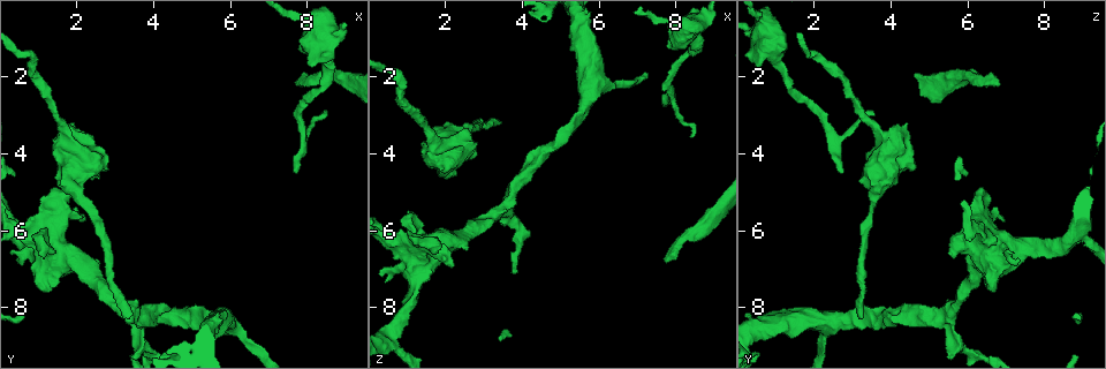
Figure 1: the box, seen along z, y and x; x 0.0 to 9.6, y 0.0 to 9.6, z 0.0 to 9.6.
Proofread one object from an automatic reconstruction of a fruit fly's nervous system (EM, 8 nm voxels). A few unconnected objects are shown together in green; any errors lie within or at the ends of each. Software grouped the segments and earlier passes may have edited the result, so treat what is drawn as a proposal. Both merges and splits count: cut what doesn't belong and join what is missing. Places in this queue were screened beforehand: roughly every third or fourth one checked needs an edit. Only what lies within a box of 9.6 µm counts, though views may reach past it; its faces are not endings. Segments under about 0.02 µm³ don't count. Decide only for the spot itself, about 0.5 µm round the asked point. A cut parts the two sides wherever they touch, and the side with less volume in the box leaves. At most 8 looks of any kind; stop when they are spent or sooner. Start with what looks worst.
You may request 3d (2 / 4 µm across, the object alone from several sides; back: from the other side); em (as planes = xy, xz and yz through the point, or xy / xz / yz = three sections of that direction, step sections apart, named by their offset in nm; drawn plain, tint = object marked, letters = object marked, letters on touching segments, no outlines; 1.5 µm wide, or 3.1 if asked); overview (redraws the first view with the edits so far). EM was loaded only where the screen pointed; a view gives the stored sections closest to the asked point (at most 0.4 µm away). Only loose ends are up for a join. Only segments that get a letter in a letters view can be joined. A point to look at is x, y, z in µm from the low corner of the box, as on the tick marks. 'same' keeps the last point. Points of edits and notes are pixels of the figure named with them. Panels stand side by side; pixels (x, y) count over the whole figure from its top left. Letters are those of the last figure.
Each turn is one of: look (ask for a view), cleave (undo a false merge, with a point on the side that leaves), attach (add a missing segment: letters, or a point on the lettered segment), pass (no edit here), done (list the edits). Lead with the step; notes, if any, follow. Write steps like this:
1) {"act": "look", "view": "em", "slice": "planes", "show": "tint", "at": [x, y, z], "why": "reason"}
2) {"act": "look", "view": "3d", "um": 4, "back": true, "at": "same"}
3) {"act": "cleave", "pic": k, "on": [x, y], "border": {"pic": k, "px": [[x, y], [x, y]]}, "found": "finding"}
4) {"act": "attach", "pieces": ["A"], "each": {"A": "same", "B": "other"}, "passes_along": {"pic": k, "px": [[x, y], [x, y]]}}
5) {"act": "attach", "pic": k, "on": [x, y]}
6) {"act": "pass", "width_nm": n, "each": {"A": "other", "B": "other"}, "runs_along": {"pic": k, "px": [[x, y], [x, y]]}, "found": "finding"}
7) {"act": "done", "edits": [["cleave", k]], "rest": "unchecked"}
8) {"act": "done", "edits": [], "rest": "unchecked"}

{"act": "look", "view": "3d", "um": 4, "back": true, "at": [7.75, 2.30, 6.85], "why": "free end"}

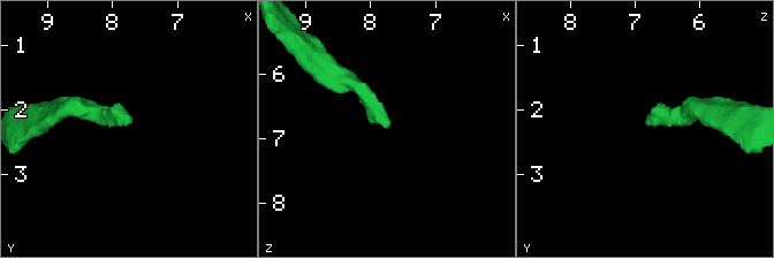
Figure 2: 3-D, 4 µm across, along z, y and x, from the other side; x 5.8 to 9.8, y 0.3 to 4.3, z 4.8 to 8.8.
{"act": "look", "view": "em", "slice": "xz", "step": 4, "show": "letters", "at": [7.80, 2.25, 6.85], "why": "need the tissue"}

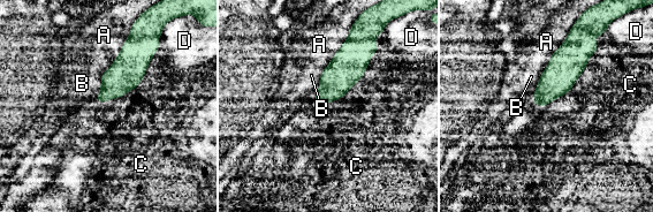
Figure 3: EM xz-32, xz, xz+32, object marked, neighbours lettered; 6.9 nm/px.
{"act": "pass", "each": {"A": "other", "B": "other", "C": "other", "D": "other"}, "found": "no lettered segment goes on from it"}

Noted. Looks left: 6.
{"act": "look", "view": "em", "slice": "xz", "step": 4, "show": "letters", "at": [7.70, 4.50, 2.70], "why": "branch stops here"}

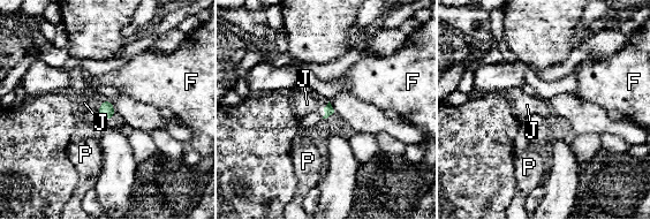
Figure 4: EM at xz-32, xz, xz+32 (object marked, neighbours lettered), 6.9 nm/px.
{"act": "look", "view": "em", "slice": "planes", "show": "letters", "at": "same"}

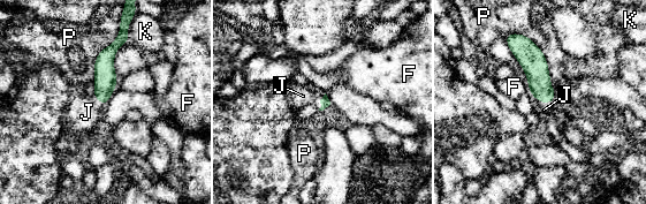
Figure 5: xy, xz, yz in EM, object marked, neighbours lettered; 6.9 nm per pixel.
{"act": "attach", "pieces": ["J"], "each": {"F": "other", "J": "same", "K": "other", "P": "other"}, "passes_along": {"pic": 5, "px": [[536, 68], [542, 103], [544, 110]]}, "found": "the neuron continues"}

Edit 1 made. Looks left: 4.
{"act": "look", "view": "3d", "um": 2, "at": [6.45, 8.90, 2.25]}

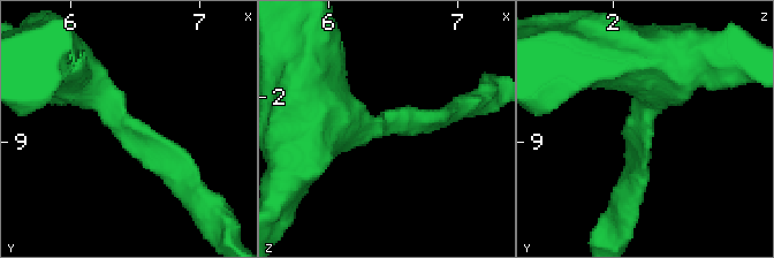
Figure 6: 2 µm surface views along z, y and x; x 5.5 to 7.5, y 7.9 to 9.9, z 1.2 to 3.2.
{"act": "look", "view": "em", "slice": "planes", "show": "plain", "at": [6.44, 8.90, 2.24], "why": "shape alone is not enough"}

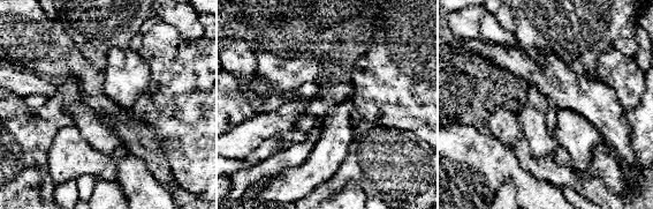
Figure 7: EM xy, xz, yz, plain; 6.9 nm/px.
{"act": "look", "view": "em", "slice": "planes", "show": "letters", "at": "same"}

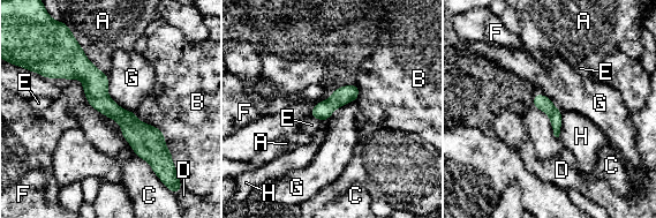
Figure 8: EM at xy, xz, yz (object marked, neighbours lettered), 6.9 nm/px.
{"act": "pass", "width_nm": 110, "each": {"A": "other", "B": "other", "C": "other", "D": "other", "E": "other", "F": "other", "G": "other", "H": "other"}, "border": {"pic": 8, "px": [[106, 74], [107, 95], [134, 112]]}, "found": "all the same neuron"}

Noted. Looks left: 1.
{"act": "done", "edits": [["attach", 5]], "rest": "unchecked"}

